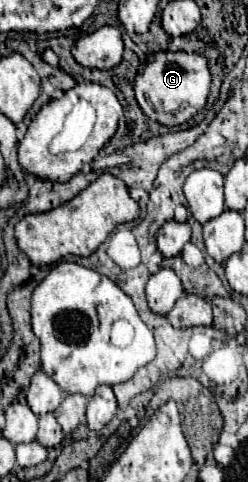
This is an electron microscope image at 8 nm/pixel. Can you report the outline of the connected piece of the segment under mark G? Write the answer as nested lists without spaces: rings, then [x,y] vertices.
[[[159,51],[149,57],[147,65],[135,77],[135,97],[143,113],[165,125],[177,127],[193,119],[207,103],[211,91],[211,71],[205,55],[185,53],[185,51]]]

